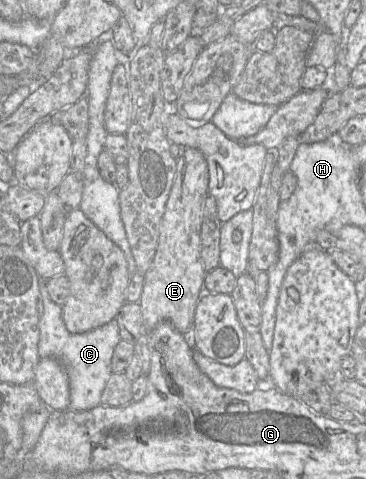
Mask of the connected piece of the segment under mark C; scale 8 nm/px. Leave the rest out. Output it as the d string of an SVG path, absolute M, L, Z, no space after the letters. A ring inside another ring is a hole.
M39 277L39 292L43 300L44 312L39 320L38 353L41 359L55 358L65 368L70 389L69 409L75 411L90 410L101 404L102 392L111 376L114 349L121 340L118 322L114 318L107 324L91 331L72 334L64 324L62 306L50 297L46 280Z

